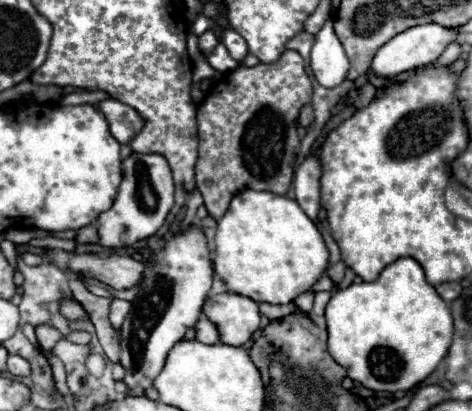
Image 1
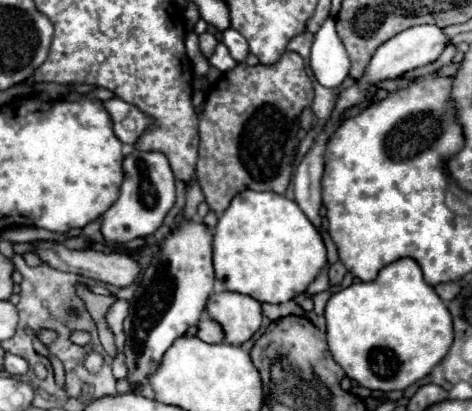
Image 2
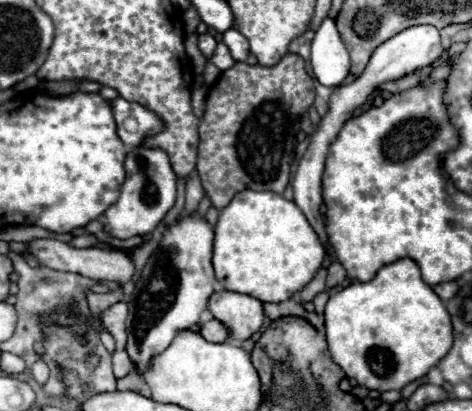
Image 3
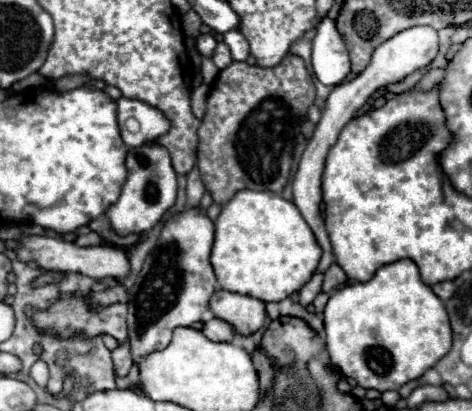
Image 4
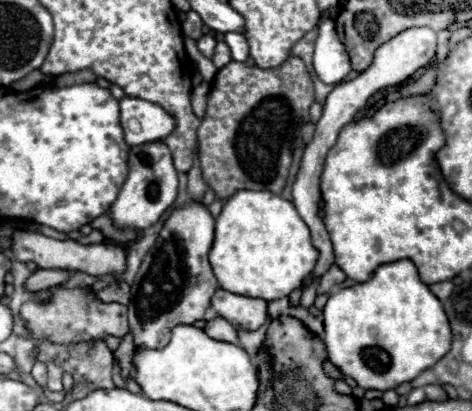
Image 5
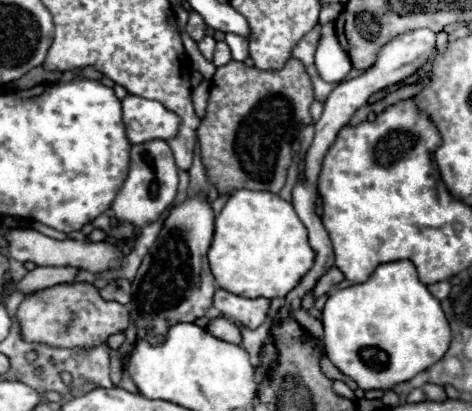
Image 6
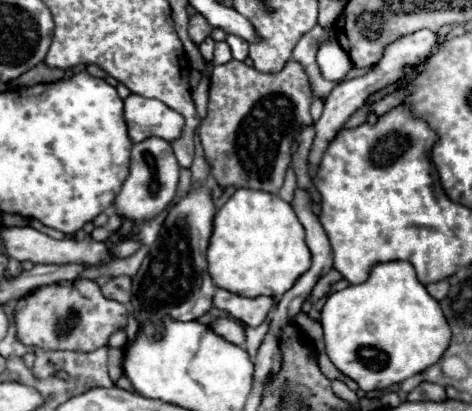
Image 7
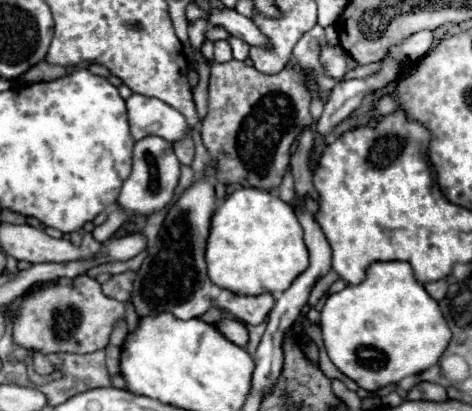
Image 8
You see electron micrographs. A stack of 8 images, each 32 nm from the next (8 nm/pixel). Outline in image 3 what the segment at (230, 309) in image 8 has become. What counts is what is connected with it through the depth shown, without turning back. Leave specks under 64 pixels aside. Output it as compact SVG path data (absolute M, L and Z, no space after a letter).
M228 290L214 292L208 300L208 310L226 326L228 340L248 340L264 320L260 300Z

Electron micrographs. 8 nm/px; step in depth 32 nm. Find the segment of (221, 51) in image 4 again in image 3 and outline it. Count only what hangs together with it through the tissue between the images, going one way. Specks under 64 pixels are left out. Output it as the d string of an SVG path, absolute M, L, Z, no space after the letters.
M220 42L220 44L216 46L216 52L214 52L214 56L210 58L210 62L212 62L220 72L224 72L224 70L228 70L228 68L234 66L234 58L230 56L228 46L226 46L224 42Z

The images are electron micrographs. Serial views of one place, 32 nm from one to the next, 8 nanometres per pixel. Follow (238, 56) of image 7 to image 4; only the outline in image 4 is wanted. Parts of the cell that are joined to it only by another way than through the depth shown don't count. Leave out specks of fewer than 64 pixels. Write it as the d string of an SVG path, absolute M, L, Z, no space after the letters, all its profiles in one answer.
M238 30L226 32L226 34L224 34L224 42L228 44L234 60L246 60L246 58L248 58L248 54L250 54L248 40L246 40Z

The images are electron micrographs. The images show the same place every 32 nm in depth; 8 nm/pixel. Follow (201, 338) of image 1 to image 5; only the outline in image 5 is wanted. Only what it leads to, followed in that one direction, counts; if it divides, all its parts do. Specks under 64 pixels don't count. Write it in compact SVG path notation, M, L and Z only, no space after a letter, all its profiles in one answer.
M214 318L210 322L206 322L204 332L214 338L214 340L222 340L222 342L238 342L238 332L236 328L224 320L224 318Z

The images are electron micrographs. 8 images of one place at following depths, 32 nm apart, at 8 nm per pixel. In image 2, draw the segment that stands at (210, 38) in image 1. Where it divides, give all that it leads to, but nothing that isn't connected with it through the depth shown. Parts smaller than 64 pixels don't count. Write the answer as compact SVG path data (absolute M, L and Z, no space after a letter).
M204 32L204 34L200 36L200 50L202 50L202 54L204 54L206 58L214 52L216 44L218 44L218 40L216 40L216 36L214 36L212 32Z

